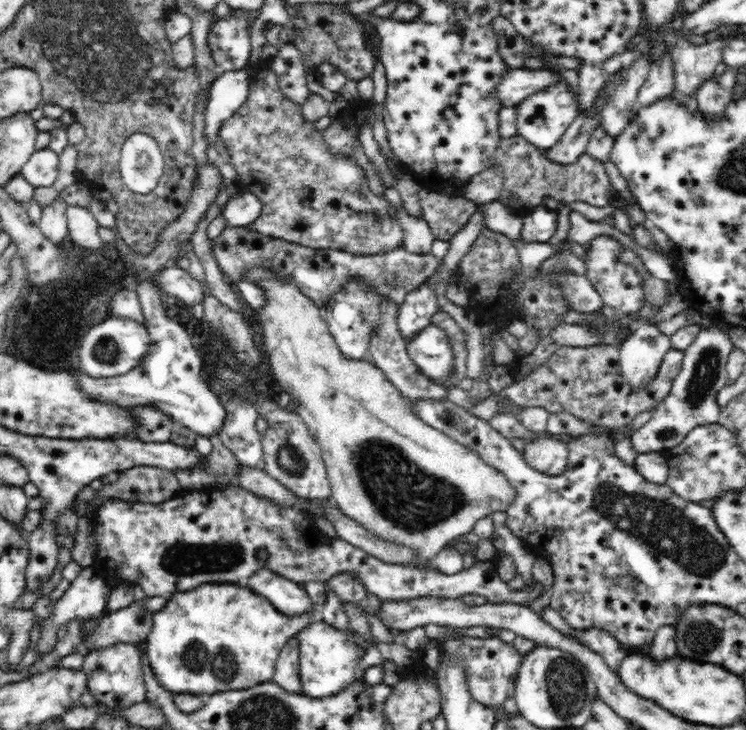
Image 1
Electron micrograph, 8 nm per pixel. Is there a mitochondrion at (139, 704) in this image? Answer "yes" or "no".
no

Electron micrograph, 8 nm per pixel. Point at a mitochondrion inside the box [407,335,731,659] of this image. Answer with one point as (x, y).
(662, 525)

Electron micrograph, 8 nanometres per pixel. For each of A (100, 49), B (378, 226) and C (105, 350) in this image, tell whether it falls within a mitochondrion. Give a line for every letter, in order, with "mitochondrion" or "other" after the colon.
A: mitochondrion
B: mitochondrion
C: mitochondrion

